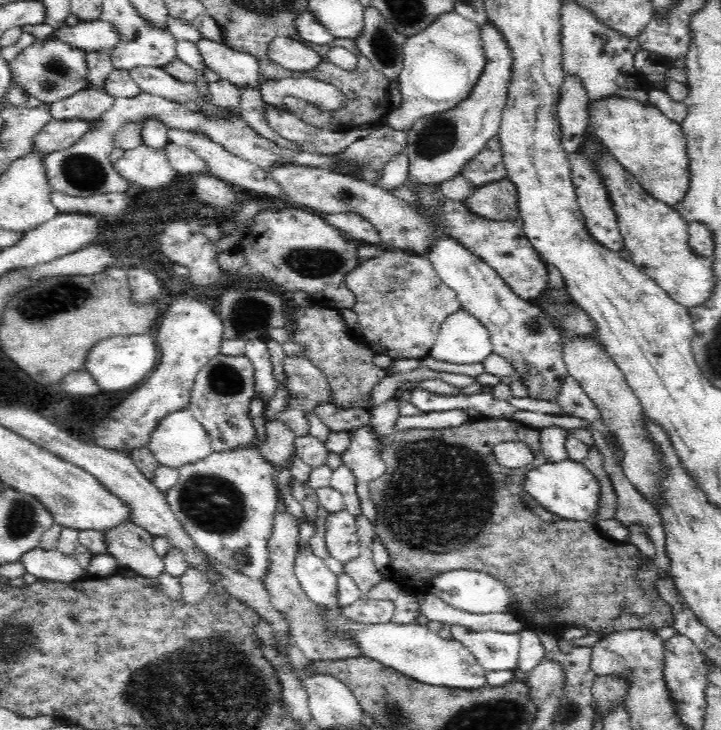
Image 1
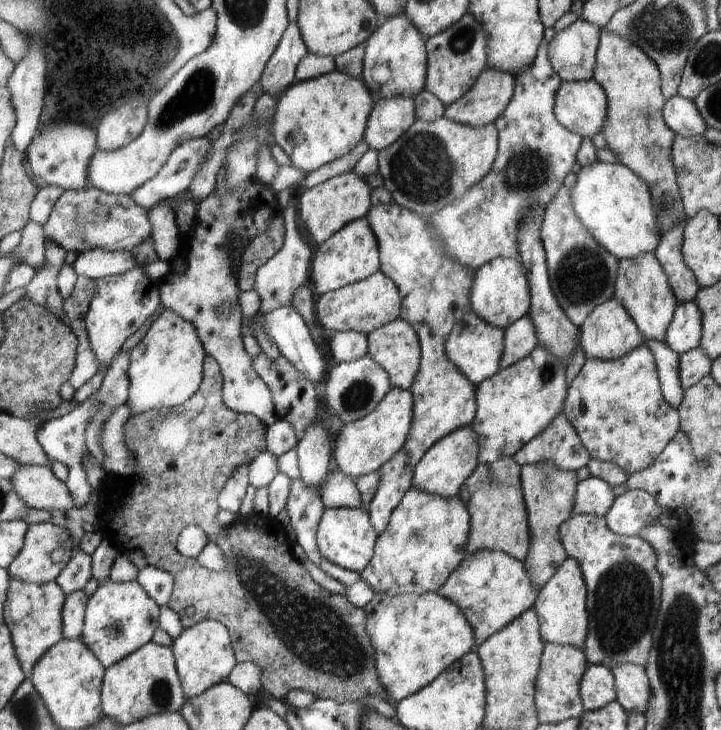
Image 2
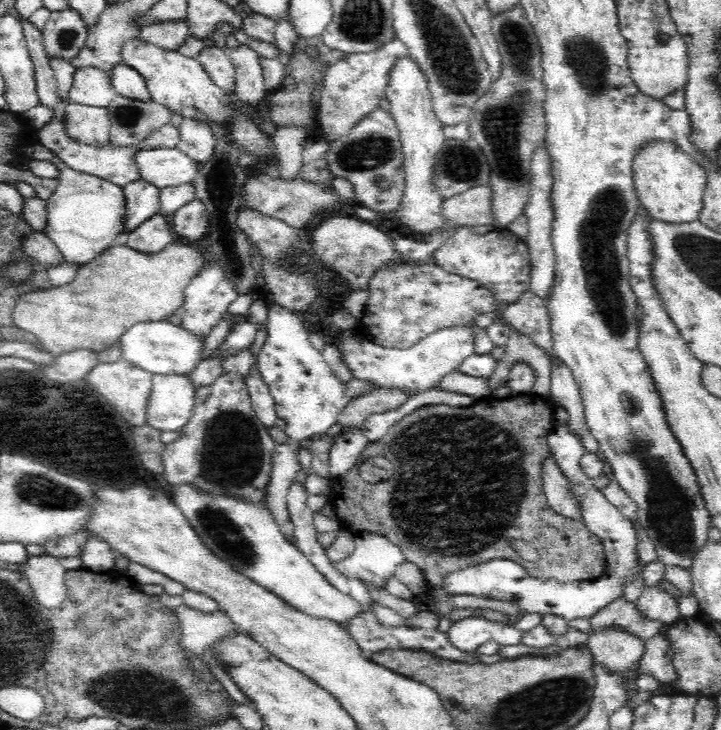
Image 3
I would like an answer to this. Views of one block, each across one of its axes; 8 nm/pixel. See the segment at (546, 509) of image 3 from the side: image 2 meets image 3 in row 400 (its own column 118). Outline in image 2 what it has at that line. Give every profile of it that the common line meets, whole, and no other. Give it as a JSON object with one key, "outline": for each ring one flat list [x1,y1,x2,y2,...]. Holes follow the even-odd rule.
{"outline":[[207,355,204,360,204,380,199,392,190,398,184,405,172,408,173,410,183,410,183,416,187,416,187,422,193,424,193,440,189,440,187,448,183,450,181,458,177,456,171,456,167,454,159,444,157,444,157,432,161,428,163,422,167,422,167,412,163,412,163,409,153,409,145,411,144,413,131,414,128,421,125,423,125,444,131,451,133,457,136,460,136,480,131,477,127,478,121,475,115,475,114,479,109,478,107,474,102,487,106,491,106,504,100,505,102,510,100,519,97,521,100,524,100,530,105,540,109,541,115,548,116,552,130,553,131,551,142,550,145,555,147,564,151,567,163,569,169,571,175,579,175,586,171,600,168,602,168,607,174,610,182,620,184,628,188,629,195,626,198,622,206,620,216,620,222,622,232,634,232,642,236,651,236,657,239,663,249,661,255,663,262,672,262,683,265,692,268,692,275,699,284,702,287,694,291,690,305,690,311,692,316,698,319,699,331,699,338,703,355,703,356,701,364,699,366,696,380,696,386,701,390,702,388,698,388,691,384,689,383,683,380,681,379,671,376,669,376,650,373,648,372,640,368,635,368,614,365,609,356,607,347,596,334,595,332,592,325,590,316,579,312,577,310,572,299,562,295,556,293,556,293,545,290,536,285,527,280,524,277,519,273,519,271,516,262,515,261,513,252,513,246,517,241,517,241,520,231,524,231,526,222,527,217,520,217,512,220,509,220,503,218,498,221,491,224,489,225,483,231,478,232,472,236,469,237,465,240,465,245,459,249,457,254,460,256,456,259,456,262,452,268,450,266,441,266,424,253,413,238,413,231,410,224,402,224,376,221,370,220,364,216,358],[189,524,195,524,200,526,208,536,208,542,216,544,224,552,226,557,226,567,222,571,214,571,205,568,198,558,183,556,179,550,177,550,177,540,181,536,181,530]]}

